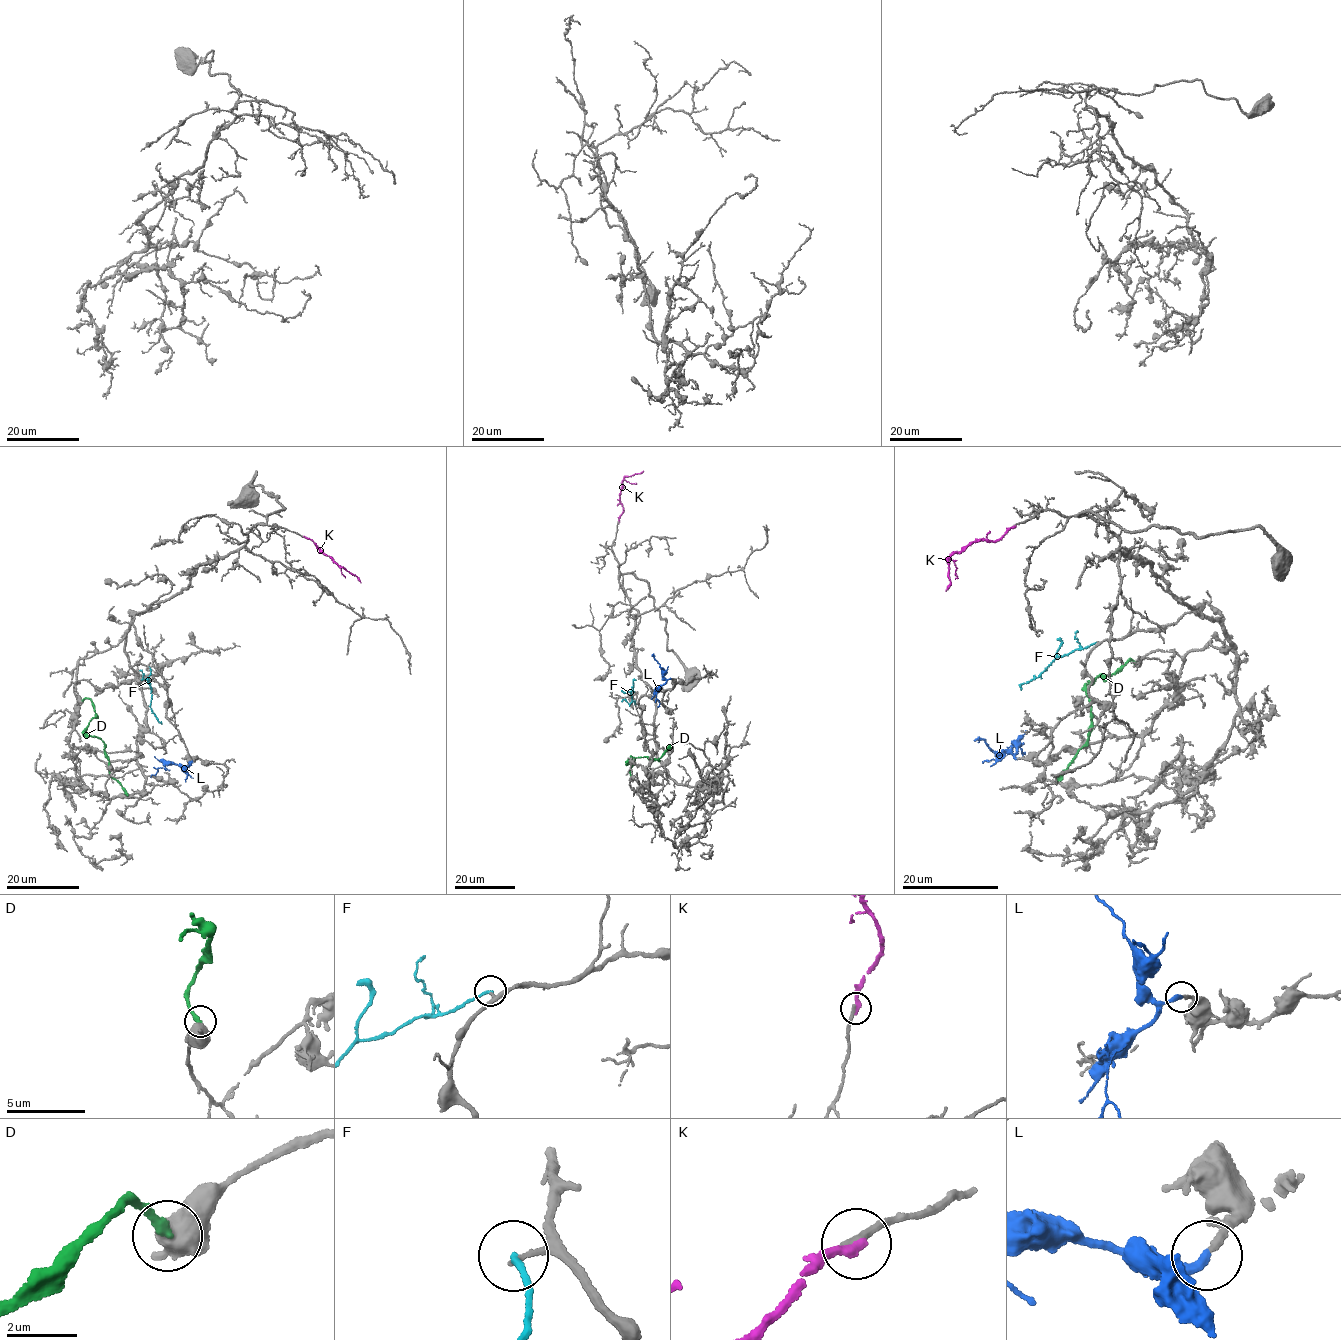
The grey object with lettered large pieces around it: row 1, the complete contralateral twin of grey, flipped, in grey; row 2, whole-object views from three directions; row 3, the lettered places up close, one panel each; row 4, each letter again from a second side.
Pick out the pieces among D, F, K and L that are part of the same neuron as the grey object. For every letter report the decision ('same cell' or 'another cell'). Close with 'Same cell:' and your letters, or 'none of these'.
D: another cell
F: another cell
K: another cell
L: same cell
Same cell: L

